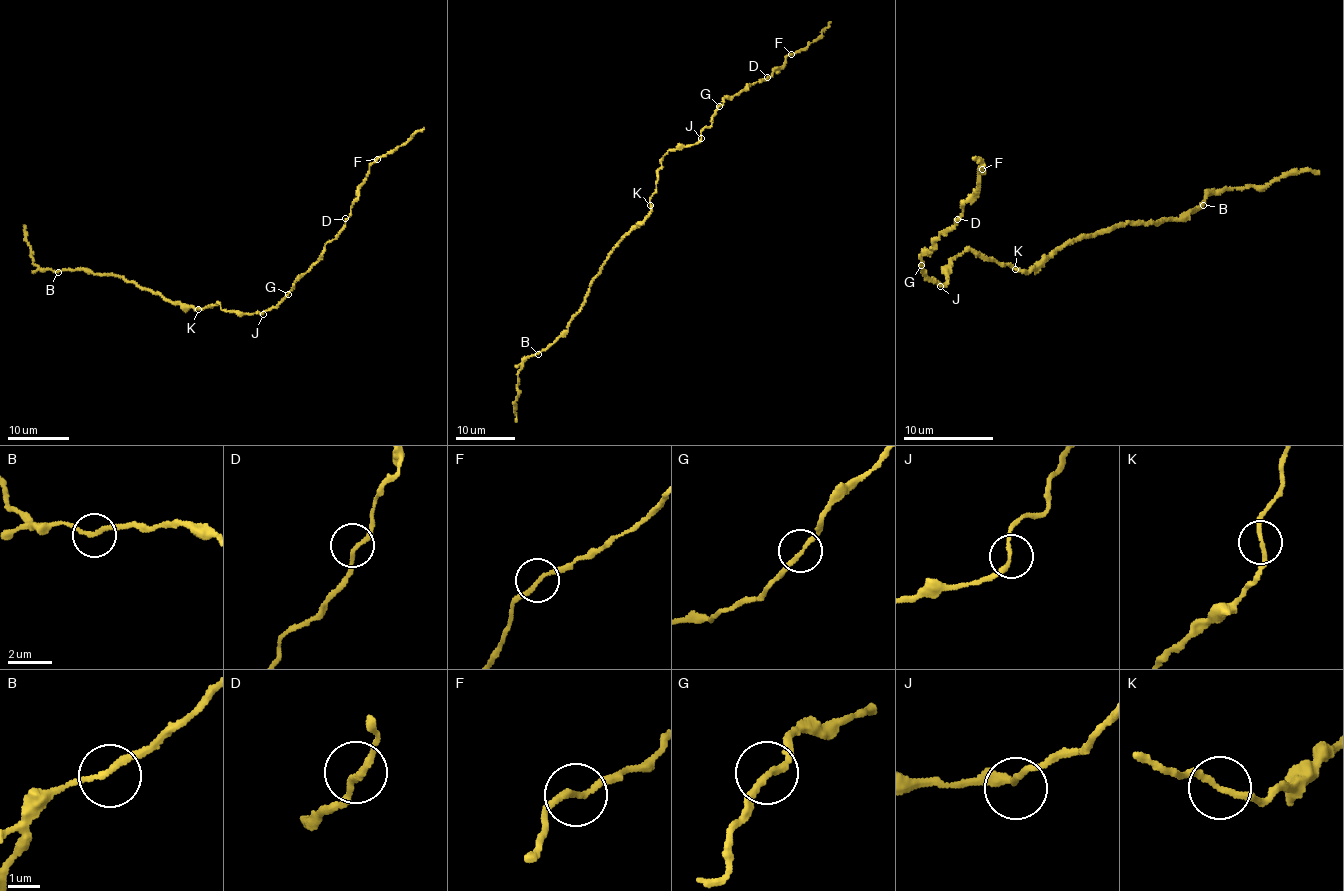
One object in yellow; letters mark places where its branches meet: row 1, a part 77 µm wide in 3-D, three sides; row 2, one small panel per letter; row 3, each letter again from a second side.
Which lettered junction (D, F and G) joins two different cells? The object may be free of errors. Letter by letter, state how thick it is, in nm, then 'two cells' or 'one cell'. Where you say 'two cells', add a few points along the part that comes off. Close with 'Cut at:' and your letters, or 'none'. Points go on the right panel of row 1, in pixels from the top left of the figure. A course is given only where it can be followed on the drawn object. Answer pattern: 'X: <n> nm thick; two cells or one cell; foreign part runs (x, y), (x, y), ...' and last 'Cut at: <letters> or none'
D: 180 nm thick; one cell
F: 170 nm thick; one cell
G: 180 nm thick; one cell
Cut at: none

